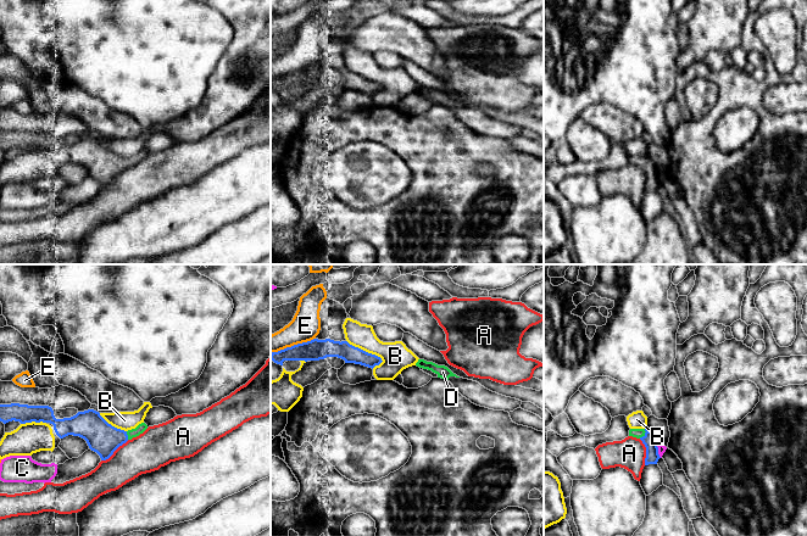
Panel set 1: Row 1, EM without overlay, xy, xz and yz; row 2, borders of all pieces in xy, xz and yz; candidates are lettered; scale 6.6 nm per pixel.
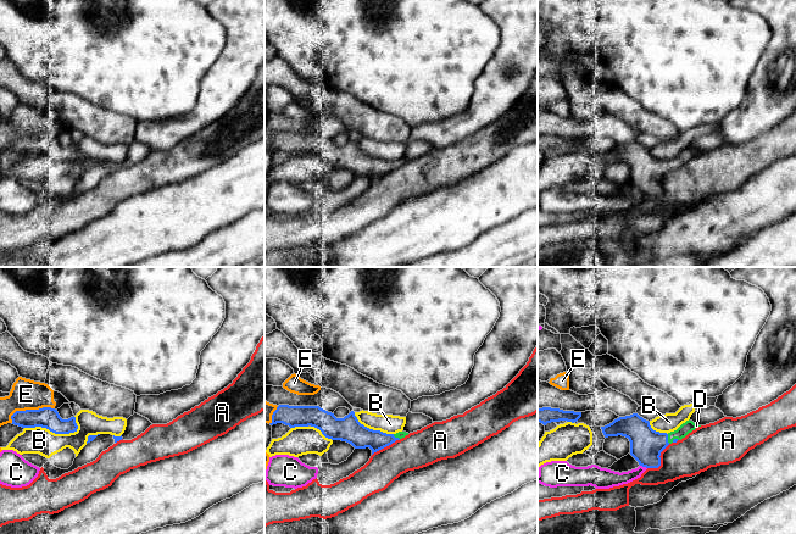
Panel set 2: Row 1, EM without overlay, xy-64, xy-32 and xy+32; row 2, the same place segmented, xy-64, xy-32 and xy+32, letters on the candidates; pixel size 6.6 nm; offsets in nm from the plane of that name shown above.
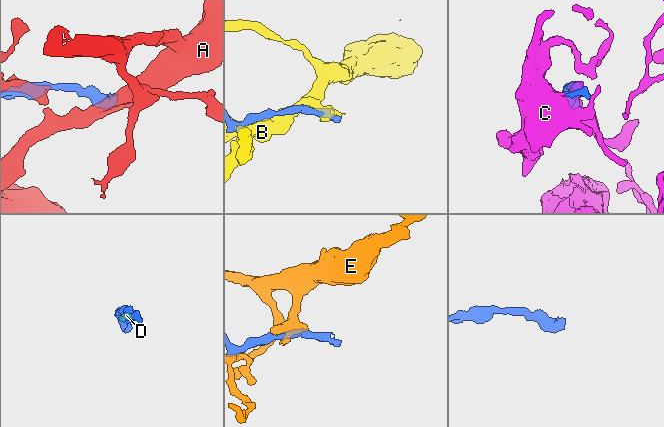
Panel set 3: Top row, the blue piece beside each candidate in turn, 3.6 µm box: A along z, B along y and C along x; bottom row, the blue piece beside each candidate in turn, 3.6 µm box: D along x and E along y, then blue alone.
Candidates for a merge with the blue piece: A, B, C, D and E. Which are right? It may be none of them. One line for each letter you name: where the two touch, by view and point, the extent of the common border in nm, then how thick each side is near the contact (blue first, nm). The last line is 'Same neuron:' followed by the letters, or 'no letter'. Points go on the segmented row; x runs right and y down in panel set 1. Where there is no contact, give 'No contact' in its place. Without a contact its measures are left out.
D: Touches blue at yz (645, 434). Shared border 80 nm. Thickness 90 nm (blue) against 60 nm
Same neuron: D

